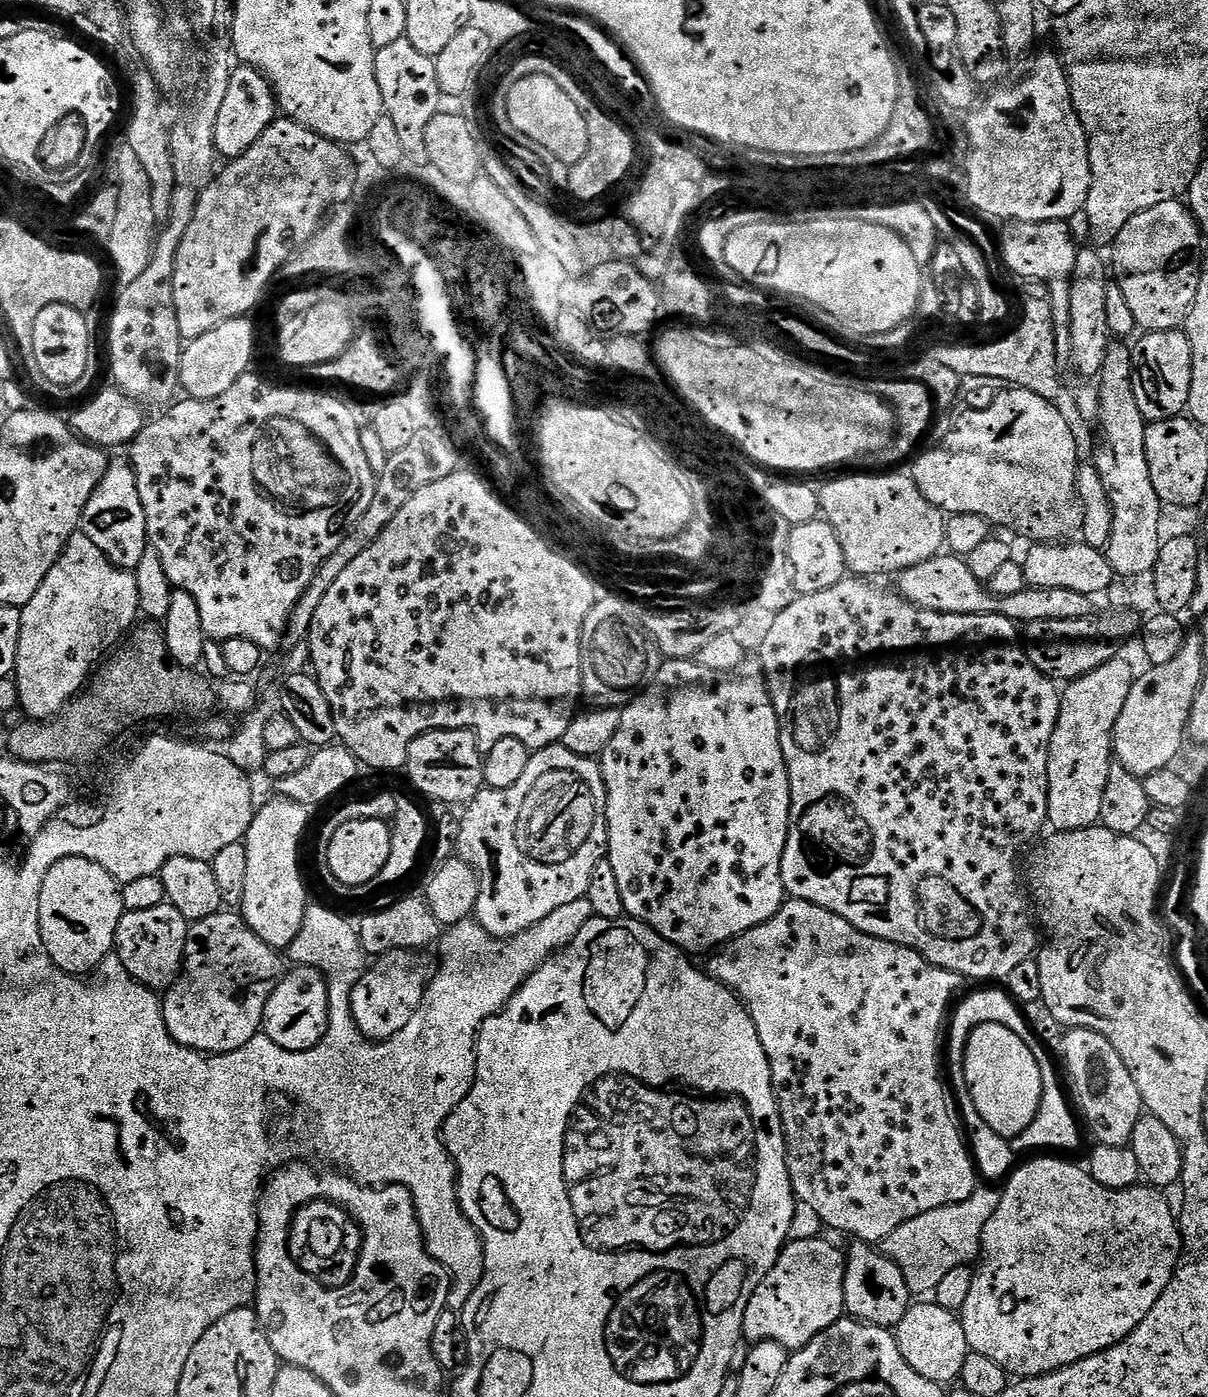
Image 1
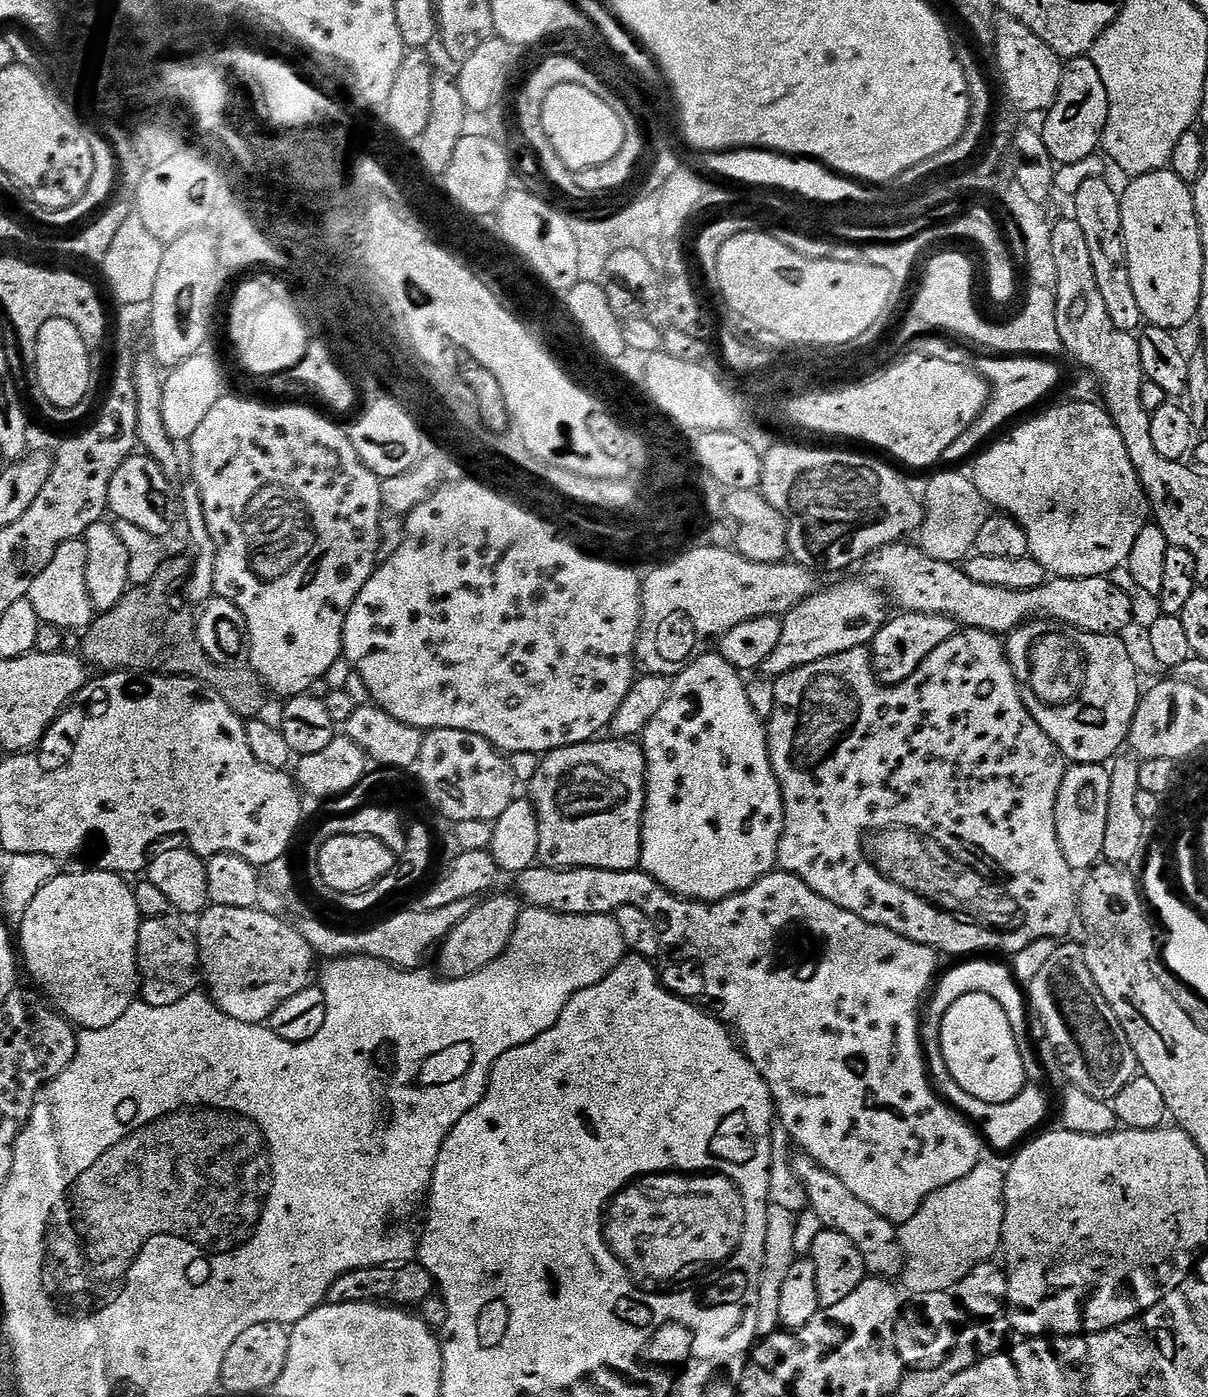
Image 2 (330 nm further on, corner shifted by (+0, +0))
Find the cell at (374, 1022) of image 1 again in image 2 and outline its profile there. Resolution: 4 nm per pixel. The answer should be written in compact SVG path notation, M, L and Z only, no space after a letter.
M489 895L477 903L476 909L445 938L438 949L440 956L439 975L445 980L461 980L486 966L490 966L497 958L508 949L508 943L512 941L512 935L516 929L516 923L520 920L522 904L515 895L496 896Z

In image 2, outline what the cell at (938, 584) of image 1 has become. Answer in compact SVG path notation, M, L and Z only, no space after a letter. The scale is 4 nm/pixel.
M848 580L845 584L836 584L821 592L820 589L813 591L812 595L794 606L794 610L790 610L780 620L782 635L778 638L778 646L774 646L770 658L762 662L759 675L777 678L808 663L871 645L878 630L882 630L882 626L890 619L890 604L879 588L868 584L860 580Z

